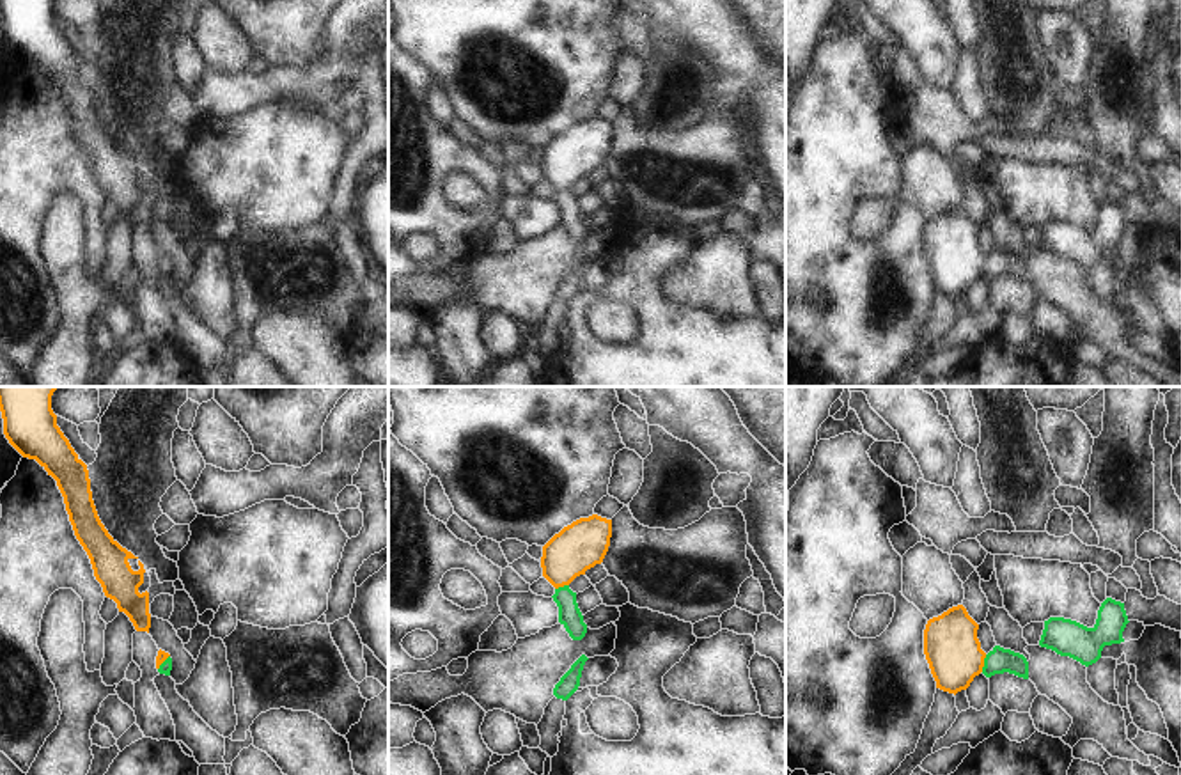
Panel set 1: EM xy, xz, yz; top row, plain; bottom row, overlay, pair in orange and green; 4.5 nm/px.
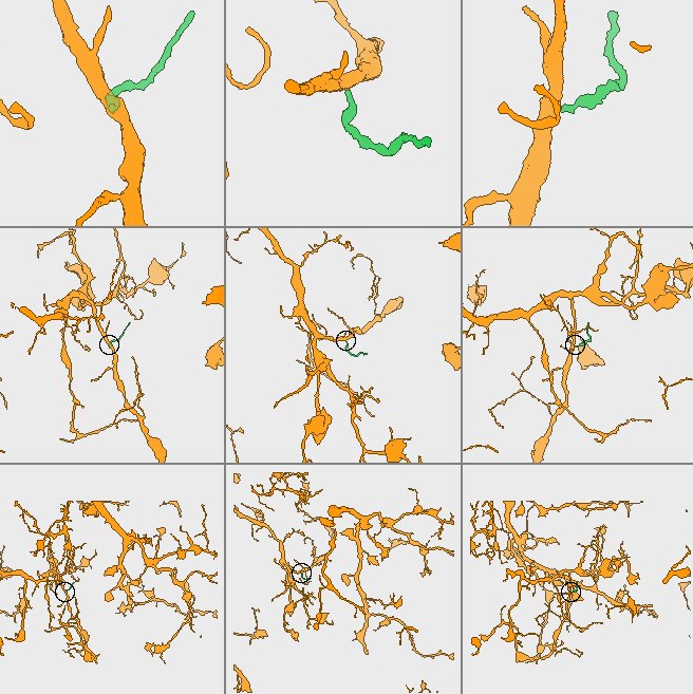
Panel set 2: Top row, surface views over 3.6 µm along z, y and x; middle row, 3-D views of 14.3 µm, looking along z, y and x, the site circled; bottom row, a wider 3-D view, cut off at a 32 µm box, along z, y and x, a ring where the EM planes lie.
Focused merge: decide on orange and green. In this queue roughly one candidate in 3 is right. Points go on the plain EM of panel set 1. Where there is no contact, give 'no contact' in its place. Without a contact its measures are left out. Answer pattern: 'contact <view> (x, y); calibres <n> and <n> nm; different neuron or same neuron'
contact yz (983, 266); calibres 260 and 120 nm; same neuron

